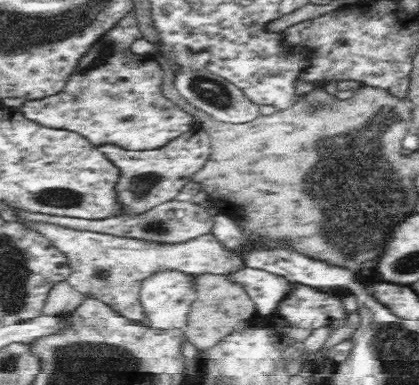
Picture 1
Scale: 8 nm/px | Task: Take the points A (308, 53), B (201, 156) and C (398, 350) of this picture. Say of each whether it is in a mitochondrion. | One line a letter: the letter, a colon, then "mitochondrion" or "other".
A: other
B: other
C: mitochondrion

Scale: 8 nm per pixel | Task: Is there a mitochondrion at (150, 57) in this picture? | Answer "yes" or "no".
no

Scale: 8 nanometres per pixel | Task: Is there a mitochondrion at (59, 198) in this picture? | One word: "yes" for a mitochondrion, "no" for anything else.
yes

